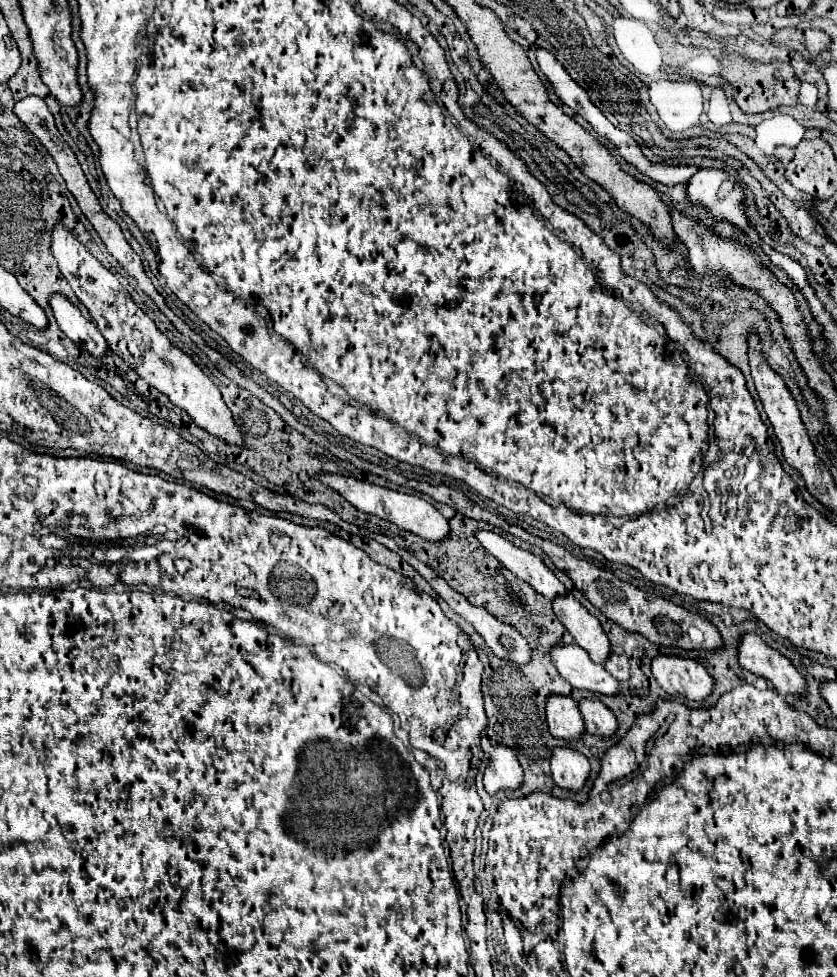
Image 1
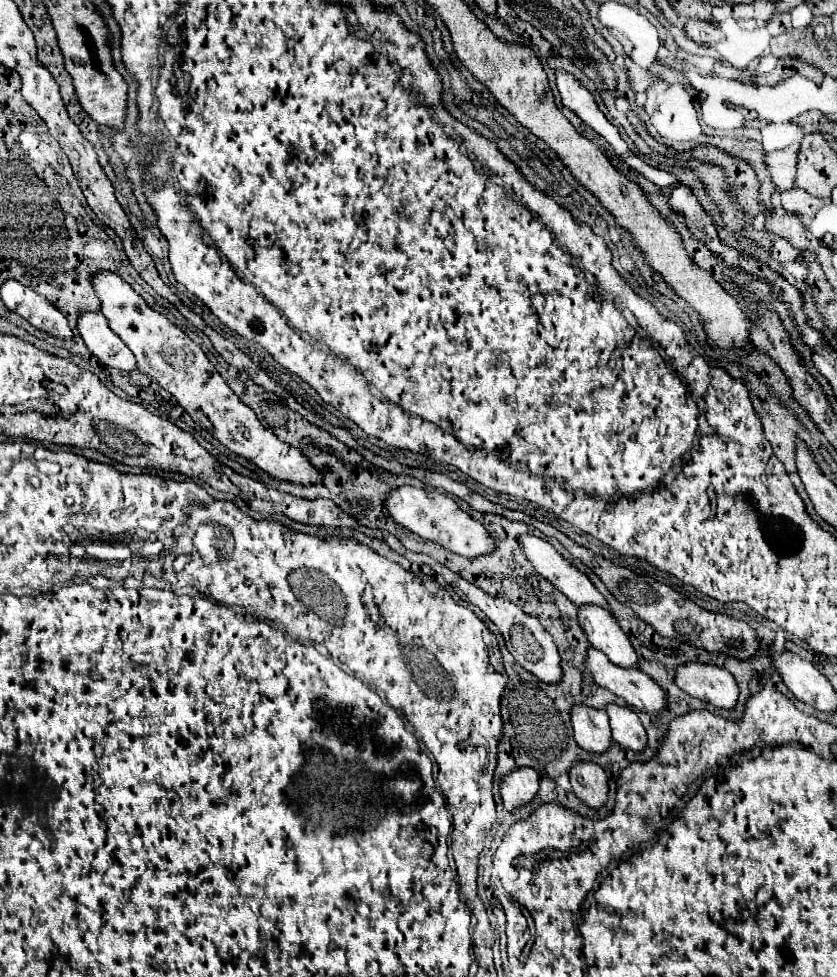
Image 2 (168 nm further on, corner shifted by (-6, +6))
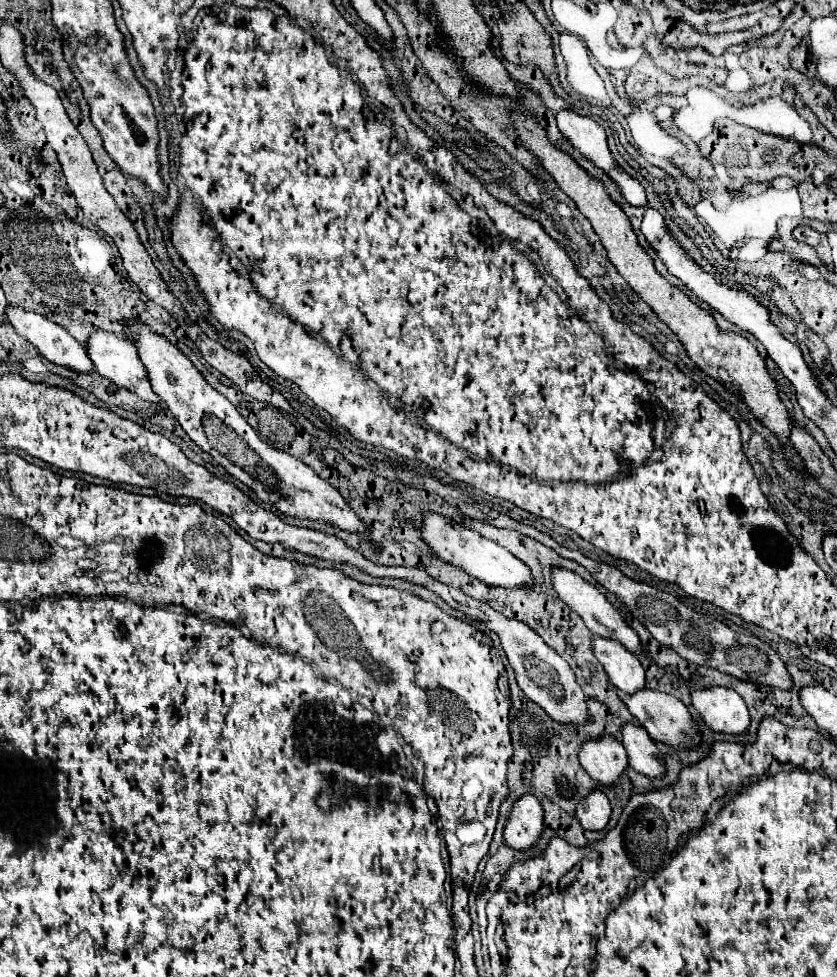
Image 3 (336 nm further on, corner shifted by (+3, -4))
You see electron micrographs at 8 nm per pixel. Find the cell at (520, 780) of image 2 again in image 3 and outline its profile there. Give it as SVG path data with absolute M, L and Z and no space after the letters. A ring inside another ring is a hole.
M523 794L509 814L505 826L505 844L513 850L525 852L539 844L543 830L545 818L541 802L531 794Z

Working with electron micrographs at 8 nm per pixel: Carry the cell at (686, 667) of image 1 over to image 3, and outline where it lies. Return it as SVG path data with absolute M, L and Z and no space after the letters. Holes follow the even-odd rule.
M705 688L691 692L693 706L701 714L703 722L725 734L745 734L751 726L751 716L743 698L729 688Z

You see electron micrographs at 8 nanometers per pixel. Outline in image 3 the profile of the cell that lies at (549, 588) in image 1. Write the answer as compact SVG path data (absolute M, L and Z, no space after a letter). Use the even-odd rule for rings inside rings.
M555 568L553 570L553 588L557 590L559 598L571 606L575 612L579 612L579 616L583 618L583 622L587 624L587 628L595 634L595 636L601 636L601 638L609 638L609 640L617 640L621 642L629 652L637 654L637 656L643 656L647 654L647 650L643 648L637 632L627 624L627 620L621 616L621 612L605 598L605 594L601 590L597 590L593 584L589 584L587 580L583 580L579 574L575 572L569 572L565 568Z

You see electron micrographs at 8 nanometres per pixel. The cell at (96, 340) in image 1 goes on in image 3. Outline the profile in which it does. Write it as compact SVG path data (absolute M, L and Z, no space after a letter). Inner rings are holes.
M97 330L91 334L91 338L87 342L87 352L89 352L89 358L93 360L93 364L101 376L109 378L117 386L123 386L123 388L139 394L139 398L143 398L147 402L161 404L161 400L155 396L155 392L147 380L147 368L143 368L143 362L139 362L139 354L135 352L135 346L131 342L127 342L121 336L115 336L113 332Z

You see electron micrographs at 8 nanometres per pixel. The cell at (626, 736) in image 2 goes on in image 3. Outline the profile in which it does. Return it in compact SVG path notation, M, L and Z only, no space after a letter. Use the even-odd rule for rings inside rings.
M637 724L623 726L619 740L627 750L631 768L635 768L637 772L649 778L665 776L667 768L665 768L663 754L659 752L659 748L655 746L655 742L651 740L651 736L643 726L637 726Z

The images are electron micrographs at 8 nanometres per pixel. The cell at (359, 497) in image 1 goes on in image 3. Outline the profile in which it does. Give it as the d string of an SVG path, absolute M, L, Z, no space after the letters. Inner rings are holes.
M425 514L423 530L419 530L419 534L433 548L437 558L463 568L469 576L475 576L489 586L501 586L501 588L533 588L535 586L531 568L523 564L519 558L515 558L509 550L505 550L503 546L499 546L489 538L479 536L473 530L459 526L457 522L441 514Z

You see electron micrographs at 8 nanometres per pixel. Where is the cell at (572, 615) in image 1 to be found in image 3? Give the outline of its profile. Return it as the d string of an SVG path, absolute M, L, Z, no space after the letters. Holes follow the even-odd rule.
M595 636L593 652L603 664L615 688L625 694L635 694L645 688L645 668L627 648L623 648L615 640L603 640Z

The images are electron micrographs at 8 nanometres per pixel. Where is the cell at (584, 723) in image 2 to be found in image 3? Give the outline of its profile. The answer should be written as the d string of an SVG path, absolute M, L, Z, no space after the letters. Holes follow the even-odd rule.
M613 736L585 742L579 750L579 762L585 772L603 786L615 786L615 782L629 768L627 752L623 744Z

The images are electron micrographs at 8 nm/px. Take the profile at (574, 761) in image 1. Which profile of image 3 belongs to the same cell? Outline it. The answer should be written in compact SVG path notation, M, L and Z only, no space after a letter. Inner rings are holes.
M593 790L579 804L575 816L579 818L585 830L603 830L611 818L611 804L601 790Z

